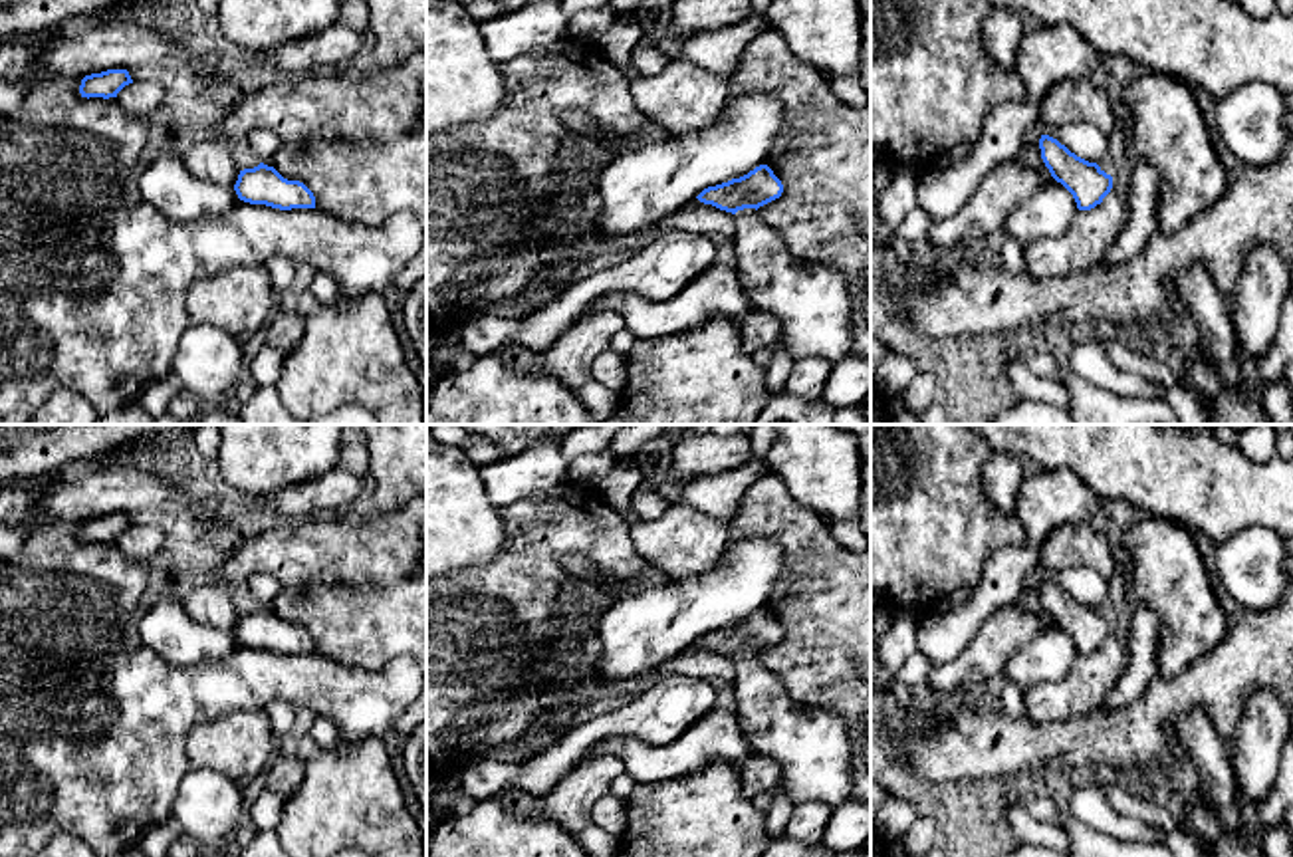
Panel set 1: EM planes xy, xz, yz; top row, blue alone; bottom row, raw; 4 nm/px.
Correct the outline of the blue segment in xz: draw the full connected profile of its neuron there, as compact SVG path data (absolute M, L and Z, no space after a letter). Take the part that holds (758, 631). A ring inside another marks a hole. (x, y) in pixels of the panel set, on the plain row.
M760 609L740 623L704 633L696 643L734 659L736 716L752 752L779 764L785 796L793 803L837 807L853 790L847 724L835 712L793 700L779 678L758 663L756 655L781 637L781 625Z

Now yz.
M1041 579L1039 593L1051 621L1073 639L1079 655L1095 653L1111 637L1113 621L1097 607L1077 601L1049 579Z

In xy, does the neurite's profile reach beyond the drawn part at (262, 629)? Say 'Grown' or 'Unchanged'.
Unchanged

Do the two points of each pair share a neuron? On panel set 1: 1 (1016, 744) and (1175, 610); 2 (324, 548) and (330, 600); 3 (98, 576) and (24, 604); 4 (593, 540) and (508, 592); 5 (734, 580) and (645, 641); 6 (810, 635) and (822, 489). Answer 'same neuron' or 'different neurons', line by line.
1: different neurons
2: different neurons
3: same neuron
4: same neuron
5: same neuron
6: different neurons

